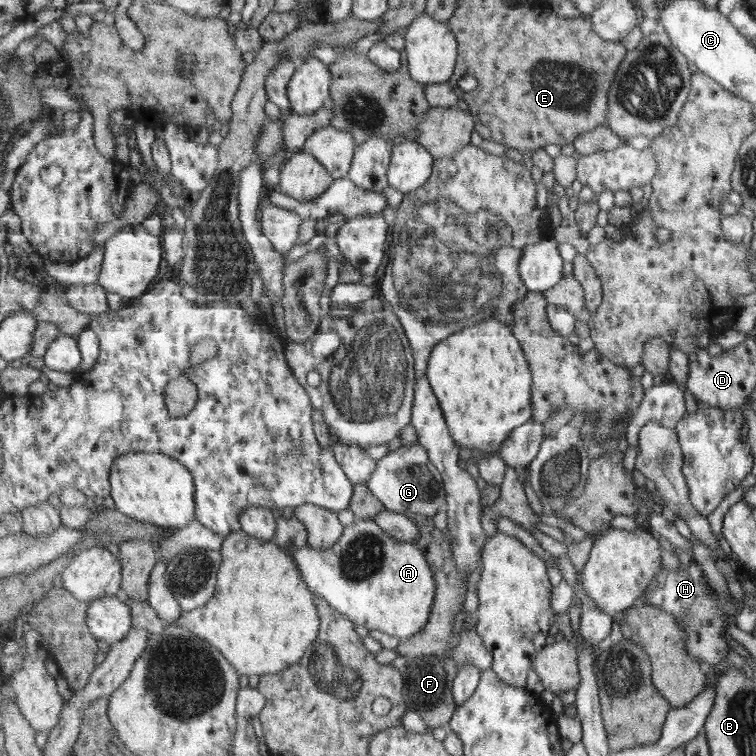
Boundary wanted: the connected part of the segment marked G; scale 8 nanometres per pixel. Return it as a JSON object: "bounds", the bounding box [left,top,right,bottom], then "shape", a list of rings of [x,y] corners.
{"bounds":[367,443,447,518],"shape":[[[419,443],[400,446],[382,457],[367,485],[389,511],[432,518],[439,508],[447,508],[443,475]]]}

